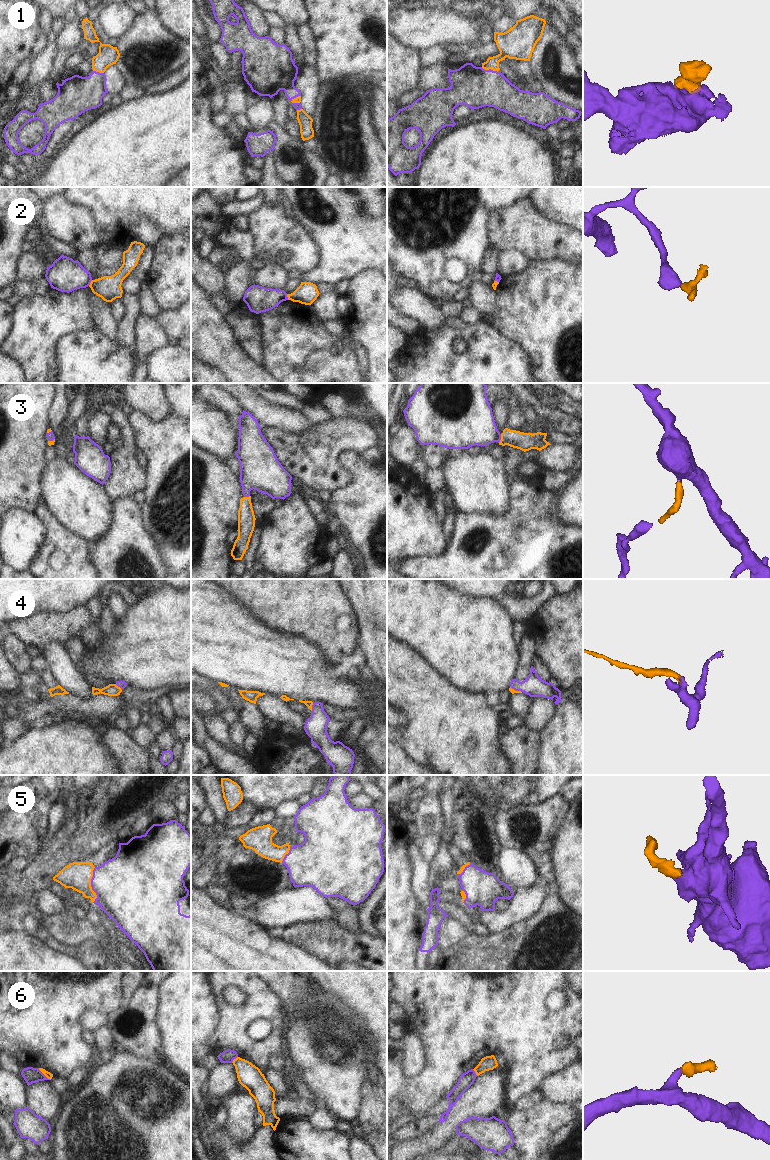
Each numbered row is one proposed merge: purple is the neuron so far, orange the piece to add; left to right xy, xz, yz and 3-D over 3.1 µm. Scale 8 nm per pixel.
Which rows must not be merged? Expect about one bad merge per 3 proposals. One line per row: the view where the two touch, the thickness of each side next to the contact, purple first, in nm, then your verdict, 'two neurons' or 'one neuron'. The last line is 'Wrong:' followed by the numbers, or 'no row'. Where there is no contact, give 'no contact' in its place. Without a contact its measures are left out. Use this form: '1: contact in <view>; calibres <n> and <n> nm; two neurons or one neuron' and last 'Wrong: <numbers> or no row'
1: contact in yz; calibres 320 and 200 nm; one neuron
2: contact in xy; calibres 280 and 190 nm; two neurons
3: contact in yz; calibres 340 and 140 nm; one neuron
4: contact in xz; calibres 180 and 50 nm; one neuron
5: contact in xy; calibres 460 and 220 nm; one neuron
6: contact in xy; calibres 130 and 50 nm; two neurons
Wrong: 2, 6

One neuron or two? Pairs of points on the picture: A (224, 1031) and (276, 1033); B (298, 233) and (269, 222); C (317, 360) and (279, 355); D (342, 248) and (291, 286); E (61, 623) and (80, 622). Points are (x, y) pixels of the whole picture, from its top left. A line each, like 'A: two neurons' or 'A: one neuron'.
A: one neuron
B: one neuron
C: two neurons
D: two neurons
E: one neuron

